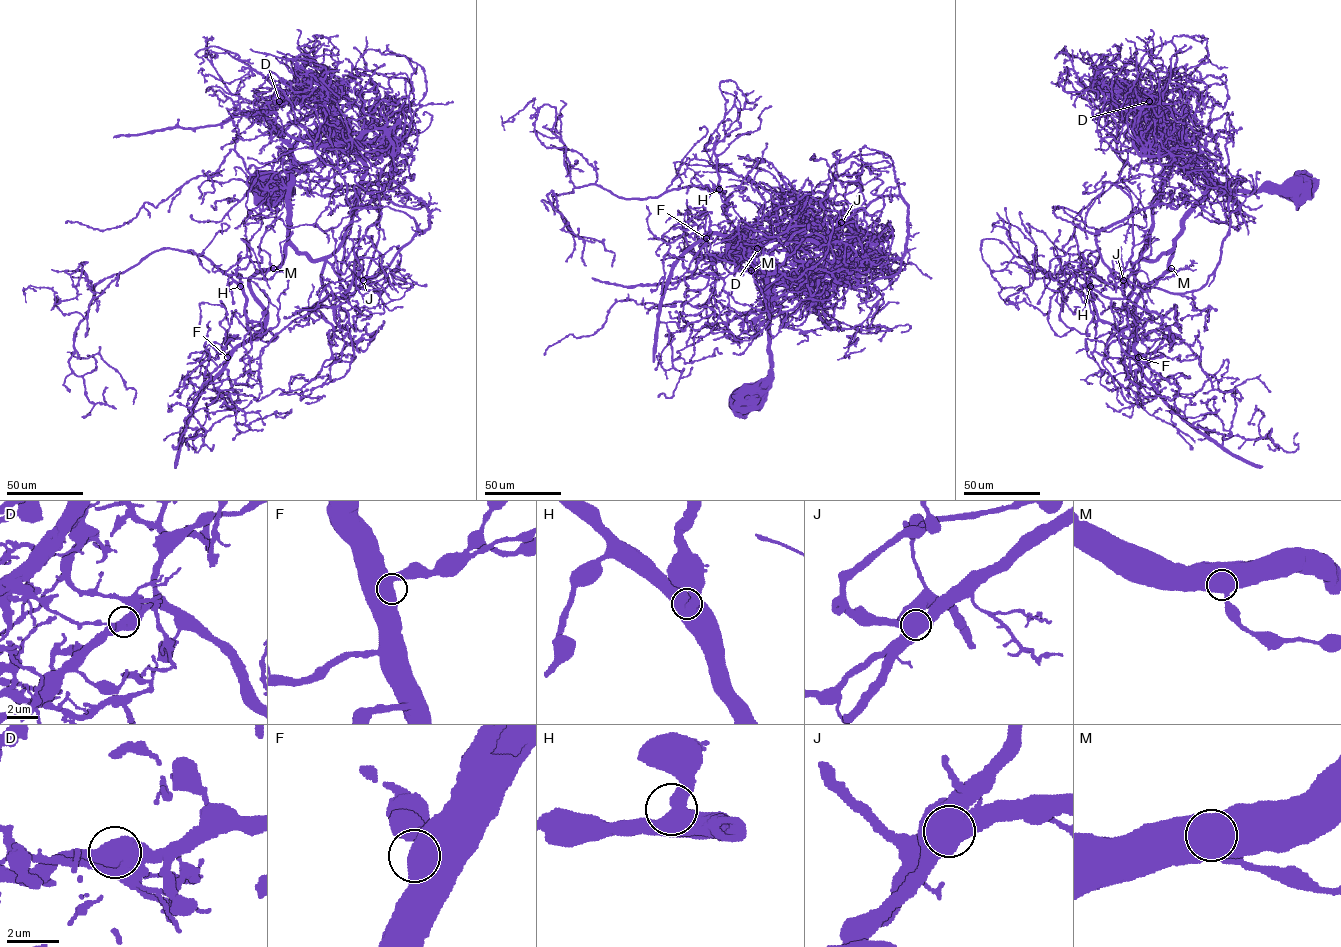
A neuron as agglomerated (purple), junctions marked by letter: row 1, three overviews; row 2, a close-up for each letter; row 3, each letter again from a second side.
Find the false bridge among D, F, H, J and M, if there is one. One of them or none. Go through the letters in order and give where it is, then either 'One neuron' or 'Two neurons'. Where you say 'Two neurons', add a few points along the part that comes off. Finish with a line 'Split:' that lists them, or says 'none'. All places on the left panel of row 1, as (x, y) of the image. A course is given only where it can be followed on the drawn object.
D: Place: (279, 101). One neuron
F: Place: (227, 357). One neuron
H: Place: (240, 286). One neuron
J: Place: (363, 280). Two neurons. Course of the part to remove: (363, 280), (423, 232), (388, 206), (350, 212), (339, 171), (315, 151), (316, 112), (267, 76)
M: Place: (273, 268). One neuron
Split: J

